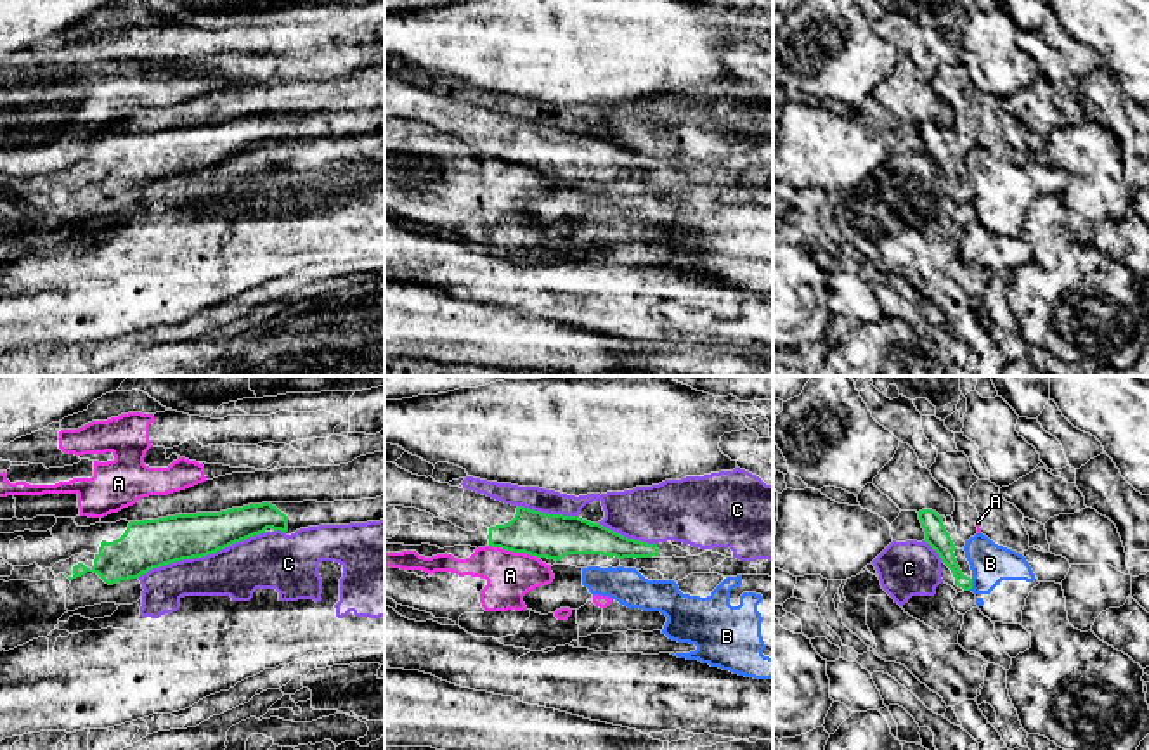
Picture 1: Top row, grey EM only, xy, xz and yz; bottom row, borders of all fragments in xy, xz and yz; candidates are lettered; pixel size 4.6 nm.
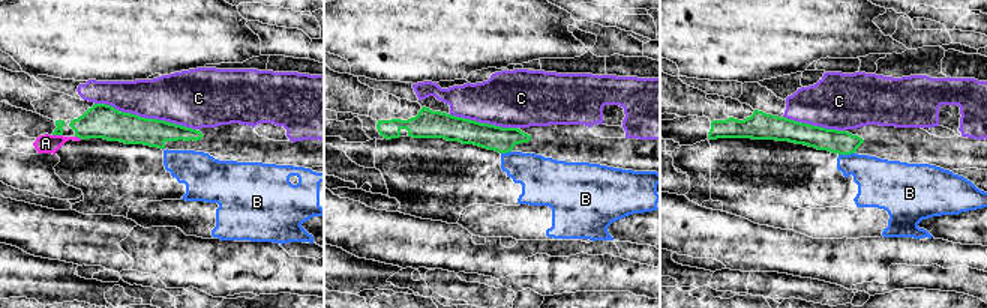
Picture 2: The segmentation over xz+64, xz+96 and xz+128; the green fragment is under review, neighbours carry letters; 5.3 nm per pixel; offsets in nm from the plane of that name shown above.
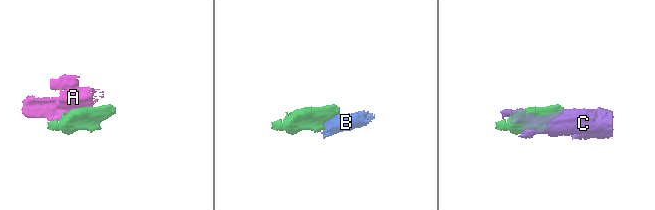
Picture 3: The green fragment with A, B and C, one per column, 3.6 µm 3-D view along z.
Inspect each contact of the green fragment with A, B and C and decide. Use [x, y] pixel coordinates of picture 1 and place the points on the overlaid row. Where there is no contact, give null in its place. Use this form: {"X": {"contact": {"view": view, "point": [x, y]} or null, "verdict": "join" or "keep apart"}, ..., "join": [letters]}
{"A": {"contact": {"view": "xz", "point": [513, 551]}, "verdict": "keep apart"}, "B": {"contact": {"view": "yz", "point": [971, 584]}, "verdict": "keep apart"}, "C": {"contact": {"view": "xy", "point": [201, 556]}, "verdict": "keep apart"}, "join": []}

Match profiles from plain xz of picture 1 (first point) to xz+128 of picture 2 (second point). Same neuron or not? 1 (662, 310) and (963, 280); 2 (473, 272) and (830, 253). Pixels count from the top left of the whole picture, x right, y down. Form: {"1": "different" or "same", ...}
{"1": "same", "2": "same"}

